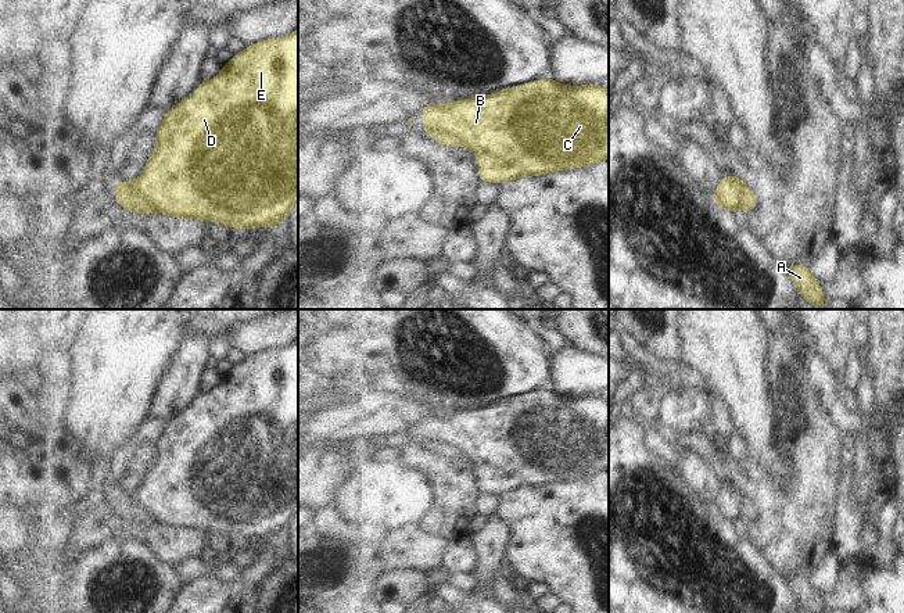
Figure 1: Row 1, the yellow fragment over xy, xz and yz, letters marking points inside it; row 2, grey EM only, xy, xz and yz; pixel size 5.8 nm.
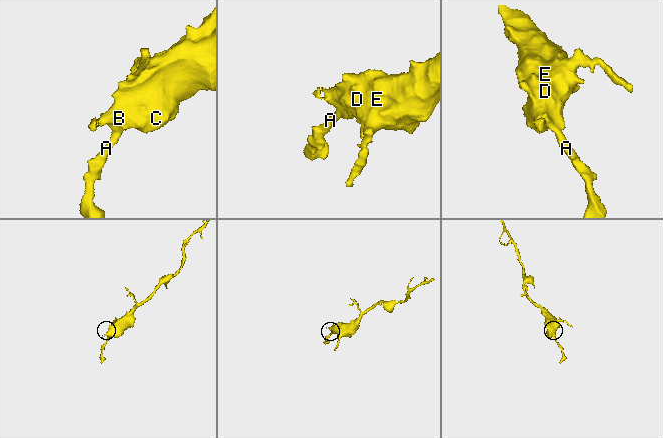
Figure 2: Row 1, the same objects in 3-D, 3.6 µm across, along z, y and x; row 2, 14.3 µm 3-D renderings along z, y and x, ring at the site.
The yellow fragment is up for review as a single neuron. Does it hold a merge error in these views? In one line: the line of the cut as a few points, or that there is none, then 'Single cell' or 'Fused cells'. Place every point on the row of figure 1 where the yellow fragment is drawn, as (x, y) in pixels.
Split along xy (124, 200), (129, 194), (137, 194), (157, 211). Fused cells

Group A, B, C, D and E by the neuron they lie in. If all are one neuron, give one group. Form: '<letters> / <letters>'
A / B C D E

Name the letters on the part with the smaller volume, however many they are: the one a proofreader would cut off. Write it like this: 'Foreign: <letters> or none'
Foreign: A

